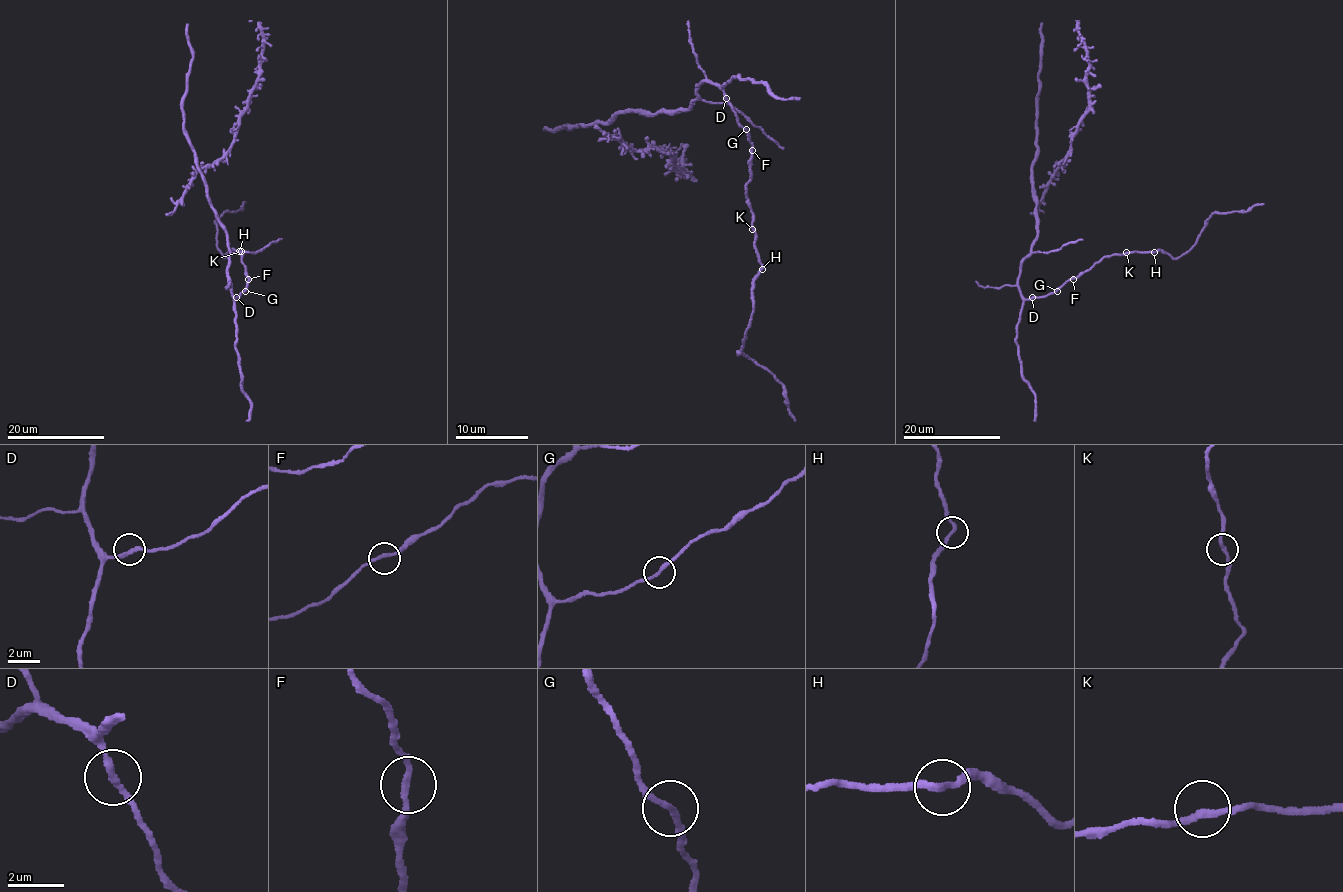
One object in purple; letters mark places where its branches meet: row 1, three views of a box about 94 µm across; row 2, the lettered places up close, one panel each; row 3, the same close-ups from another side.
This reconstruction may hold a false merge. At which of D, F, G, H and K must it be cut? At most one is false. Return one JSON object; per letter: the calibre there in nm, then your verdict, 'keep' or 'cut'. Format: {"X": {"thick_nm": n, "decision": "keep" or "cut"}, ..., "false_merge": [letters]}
{"D": {"thick_nm": 240, "decision": "keep"}, "F": {"thick_nm": 200, "decision": "keep"}, "G": {"thick_nm": 220, "decision": "keep"}, "H": {"thick_nm": 240, "decision": "keep"}, "K": {"thick_nm": 240, "decision": "keep"}, "false_merge": []}

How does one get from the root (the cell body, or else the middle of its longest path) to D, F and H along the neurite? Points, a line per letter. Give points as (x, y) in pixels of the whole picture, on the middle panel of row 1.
D: (698, 87), (704, 81), (711, 82), (723, 91), (726, 98)
F: (698, 87), (704, 81), (711, 82), (723, 91), (737, 120), (746, 130), (752, 150)
H: (698, 87), (711, 82), (723, 91), (753, 145), (752, 175), (746, 193), (761, 269)

